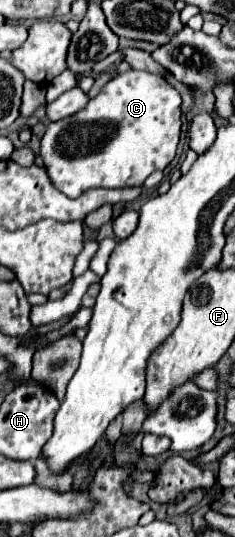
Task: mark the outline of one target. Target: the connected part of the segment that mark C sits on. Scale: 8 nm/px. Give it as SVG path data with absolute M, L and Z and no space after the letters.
M118 73L76 115L48 125L40 139L48 179L70 199L94 187L140 187L150 173L162 171L176 155L182 131L180 103L178 91L158 75Z

